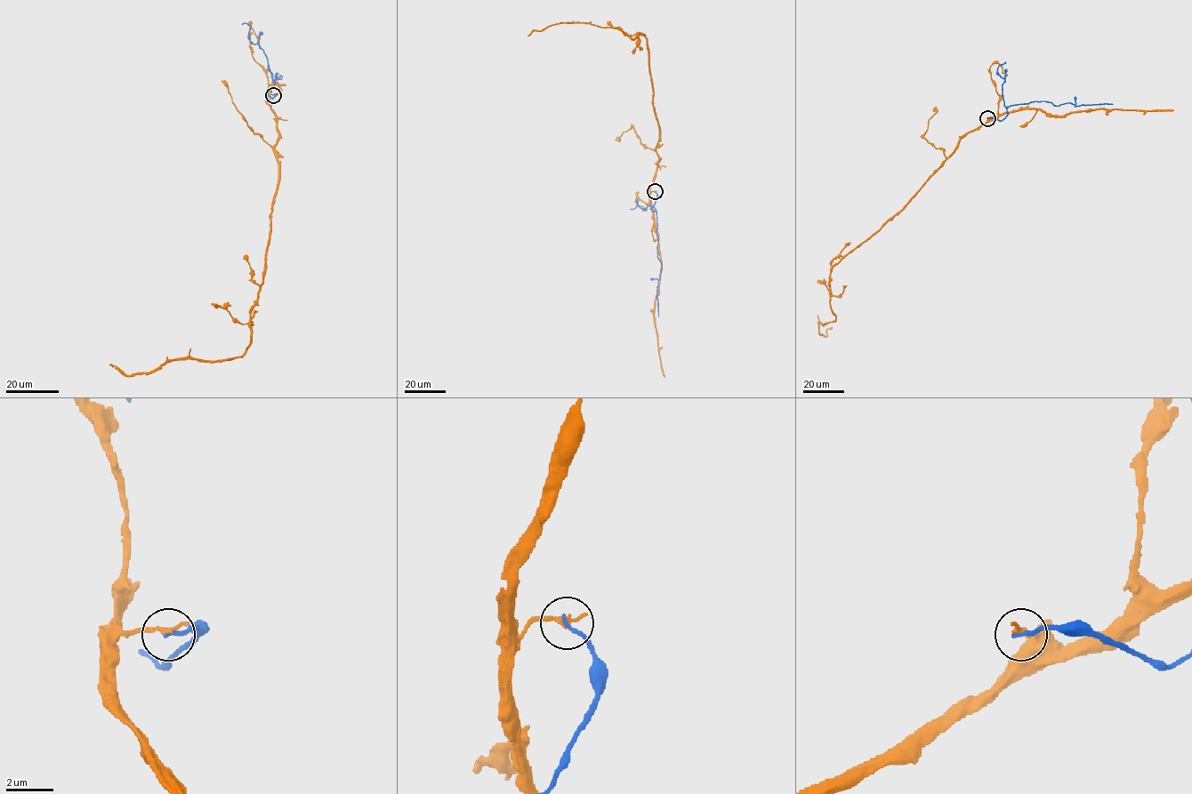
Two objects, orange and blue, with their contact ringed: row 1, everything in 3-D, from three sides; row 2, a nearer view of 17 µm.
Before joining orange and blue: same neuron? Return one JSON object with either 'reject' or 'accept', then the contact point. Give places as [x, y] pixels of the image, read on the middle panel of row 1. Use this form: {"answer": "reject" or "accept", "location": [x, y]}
{"answer": "reject", "location": [655, 191]}

